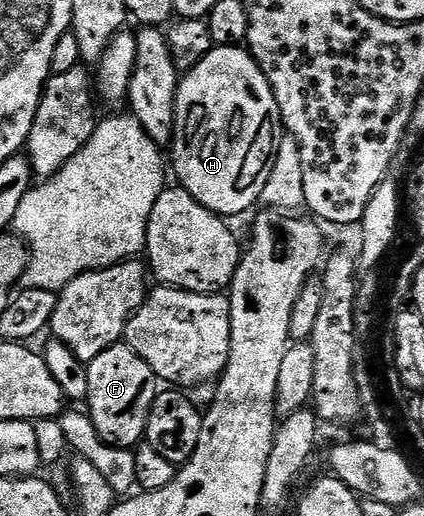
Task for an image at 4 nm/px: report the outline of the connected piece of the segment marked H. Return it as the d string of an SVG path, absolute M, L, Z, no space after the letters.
M222 55L225 55L222 59L206 61L180 80L177 89L180 138L175 143L177 152L173 163L171 159L171 171L195 201L217 215L230 217L262 202L279 150L277 130L280 132L283 124L275 93L252 55Z

